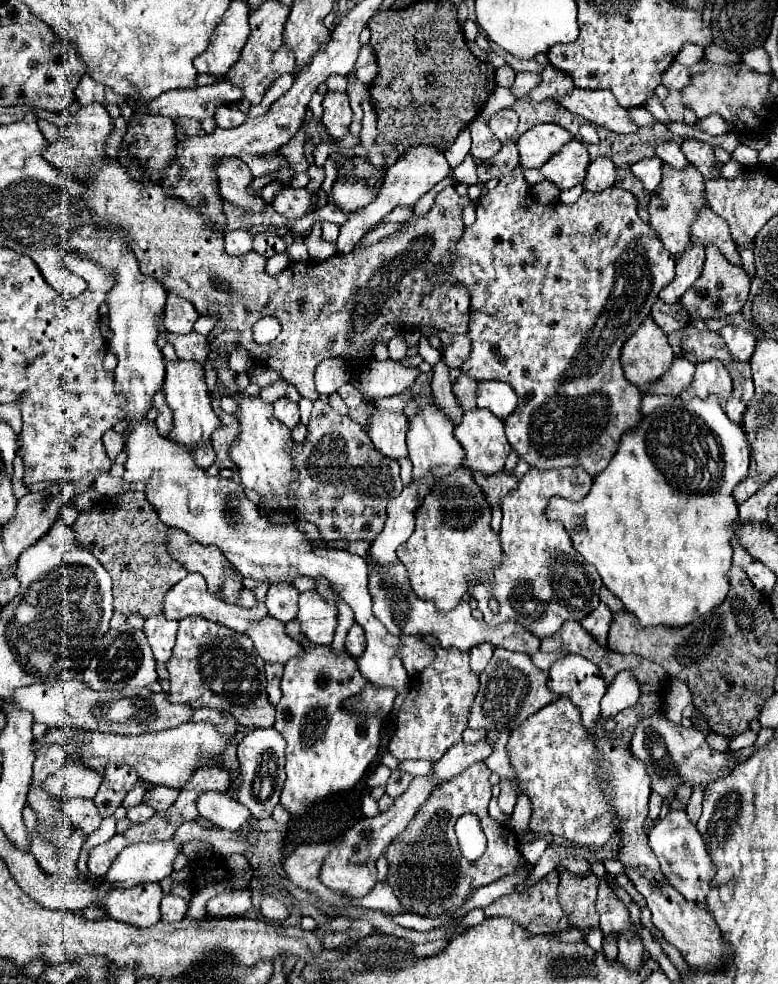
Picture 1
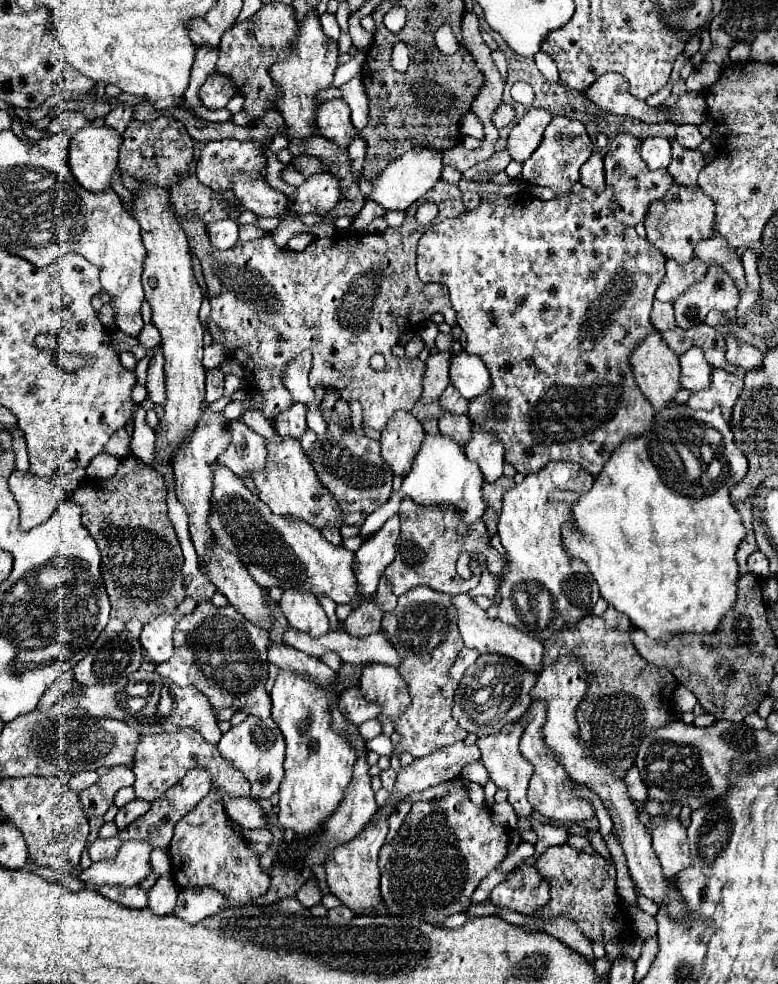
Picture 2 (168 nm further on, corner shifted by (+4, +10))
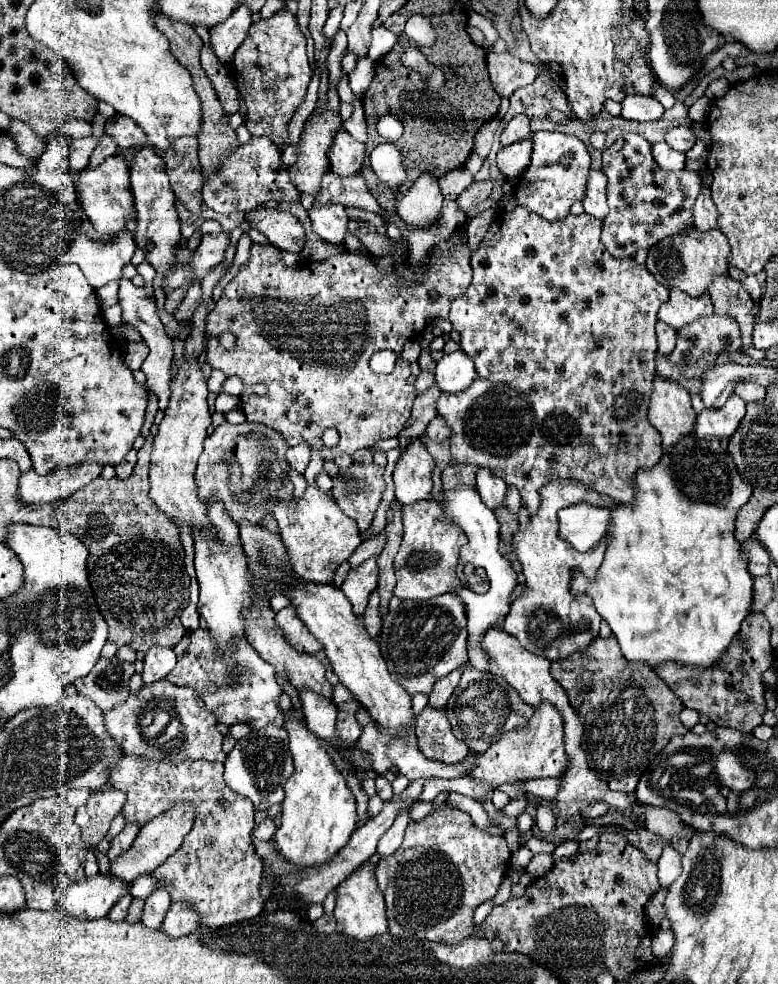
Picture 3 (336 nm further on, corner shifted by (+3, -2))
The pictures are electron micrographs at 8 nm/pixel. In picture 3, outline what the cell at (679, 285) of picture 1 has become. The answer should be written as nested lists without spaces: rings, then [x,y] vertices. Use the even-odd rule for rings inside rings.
[[[671,289],[671,297],[659,309],[659,319],[671,325],[675,331],[693,323],[699,317],[709,317],[713,313],[713,303],[709,295],[689,297],[679,289]]]

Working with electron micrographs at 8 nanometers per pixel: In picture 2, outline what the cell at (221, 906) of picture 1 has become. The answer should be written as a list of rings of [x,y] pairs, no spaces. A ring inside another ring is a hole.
[[[188,887],[180,891],[176,909],[172,913],[188,923],[198,923],[210,915],[224,911],[226,907],[228,899],[224,899],[220,891],[212,891],[212,887]]]

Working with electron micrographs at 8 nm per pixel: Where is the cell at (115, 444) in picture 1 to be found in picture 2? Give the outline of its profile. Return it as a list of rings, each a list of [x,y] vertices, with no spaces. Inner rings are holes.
[[[124,427],[120,431],[116,431],[112,435],[112,439],[106,443],[104,451],[110,453],[110,455],[114,455],[114,457],[124,459],[130,453],[130,435],[128,435],[128,431]]]

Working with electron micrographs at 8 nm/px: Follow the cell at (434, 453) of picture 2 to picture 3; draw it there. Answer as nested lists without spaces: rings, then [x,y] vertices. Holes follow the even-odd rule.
[[[457,485],[453,491],[443,491],[443,501],[441,503],[441,509],[443,513],[459,527],[463,529],[463,533],[467,535],[469,543],[465,545],[465,549],[461,549],[459,553],[459,559],[463,563],[471,563],[475,567],[481,567],[485,569],[489,581],[491,581],[491,587],[487,593],[483,595],[477,595],[473,593],[469,587],[459,587],[457,589],[457,597],[465,603],[465,615],[467,615],[467,631],[469,631],[469,637],[467,637],[467,645],[473,645],[473,647],[479,647],[481,649],[481,639],[485,637],[485,631],[489,629],[503,629],[503,621],[511,609],[511,593],[515,591],[515,587],[519,585],[517,581],[517,573],[513,571],[511,567],[511,561],[505,559],[501,553],[499,553],[499,523],[493,515],[493,511],[489,507],[483,505],[479,493],[473,489],[473,487],[467,487],[467,485]]]

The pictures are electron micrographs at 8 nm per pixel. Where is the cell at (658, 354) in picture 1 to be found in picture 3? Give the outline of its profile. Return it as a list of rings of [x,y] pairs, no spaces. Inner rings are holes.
[[[657,377],[649,403],[649,423],[661,433],[663,447],[671,449],[679,439],[691,435],[695,419],[689,393],[677,383]]]

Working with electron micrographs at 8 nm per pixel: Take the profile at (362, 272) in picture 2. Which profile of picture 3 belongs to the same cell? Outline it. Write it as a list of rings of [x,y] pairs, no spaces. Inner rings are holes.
[[[451,237],[449,241],[445,241],[445,243],[435,251],[435,255],[431,255],[429,265],[425,265],[423,269],[415,269],[415,267],[409,263],[409,249],[407,249],[407,243],[405,243],[405,251],[403,251],[403,253],[389,255],[389,257],[355,255],[355,253],[345,251],[345,253],[341,253],[341,255],[329,257],[329,259],[319,261],[319,263],[301,265],[299,269],[289,269],[289,267],[285,267],[283,261],[281,261],[281,255],[279,255],[281,251],[279,251],[277,247],[253,243],[253,245],[251,245],[249,259],[241,265],[241,269],[239,269],[239,273],[235,275],[235,279],[223,289],[221,299],[217,301],[213,313],[207,317],[207,337],[209,337],[209,345],[207,345],[207,363],[211,365],[211,369],[219,369],[219,371],[223,371],[225,375],[237,375],[237,377],[245,383],[245,391],[243,391],[243,395],[241,395],[241,409],[243,409],[243,403],[245,403],[245,411],[243,411],[243,413],[245,413],[247,421],[251,421],[251,423],[265,423],[265,425],[275,427],[277,431],[283,433],[283,437],[285,437],[285,441],[287,441],[289,445],[307,443],[311,449],[317,449],[317,451],[321,453],[321,459],[323,459],[323,461],[327,461],[327,459],[335,461],[339,455],[353,455],[357,449],[373,447],[375,441],[379,441],[379,439],[397,437],[399,431],[405,427],[409,415],[411,415],[411,407],[413,407],[413,399],[415,399],[415,389],[413,389],[413,385],[407,383],[407,379],[411,377],[409,363],[405,363],[403,357],[399,357],[401,351],[403,351],[403,345],[419,335],[419,333],[425,329],[425,325],[427,325],[429,321],[433,321],[433,319],[437,319],[437,317],[447,319],[447,317],[449,317],[449,309],[451,309],[453,299],[461,297],[461,295],[465,293],[465,287],[471,283],[469,247],[467,247],[467,245],[461,245],[461,249],[455,253],[455,257],[453,257],[453,259],[447,259],[445,253],[449,253],[449,245],[451,245],[451,243],[455,243],[453,237]],[[431,289],[437,291],[437,295],[439,295],[437,301],[433,301],[433,299],[429,297],[429,291],[431,291]],[[225,329],[229,329],[229,331],[233,331],[233,333],[237,335],[237,345],[235,345],[233,351],[227,351],[227,349],[223,349],[223,347],[219,345],[219,339],[217,339],[217,337],[219,337]],[[383,349],[391,349],[391,351],[397,353],[395,371],[389,373],[389,375],[377,375],[377,373],[373,373],[373,371],[369,369],[369,357],[371,357],[373,353],[377,353],[377,351],[383,351]],[[255,383],[265,383],[267,389],[269,389],[269,393],[263,395],[263,397],[255,395],[255,393],[253,393],[253,385],[255,385]],[[327,427],[333,427],[333,429],[339,431],[341,439],[339,439],[337,447],[331,447],[331,449],[329,449],[329,447],[323,445],[321,435],[323,435],[323,431],[325,431]]]

